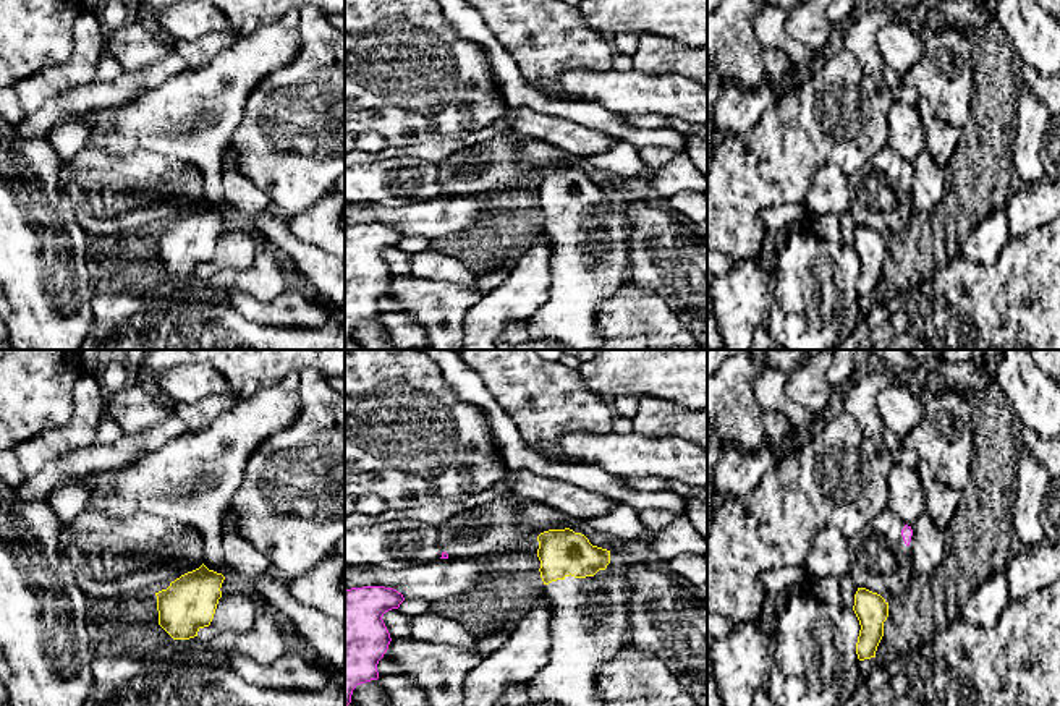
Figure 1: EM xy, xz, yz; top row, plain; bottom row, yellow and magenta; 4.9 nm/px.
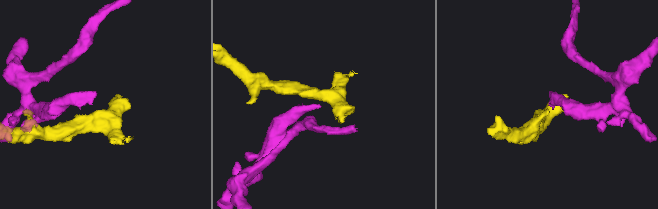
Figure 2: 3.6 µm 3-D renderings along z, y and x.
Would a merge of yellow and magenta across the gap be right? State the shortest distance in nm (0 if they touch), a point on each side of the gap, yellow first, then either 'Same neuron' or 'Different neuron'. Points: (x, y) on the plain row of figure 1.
Distance 280 nm. Across: yz (879, 232), (907, 182). Different neuron

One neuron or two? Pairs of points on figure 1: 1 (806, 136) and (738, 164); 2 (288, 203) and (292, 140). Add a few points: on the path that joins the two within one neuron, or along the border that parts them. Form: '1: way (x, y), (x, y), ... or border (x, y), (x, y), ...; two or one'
1: way (790, 153), (787, 156), (758, 156), (754, 159); one
2: way (293, 187), (295, 156); one

